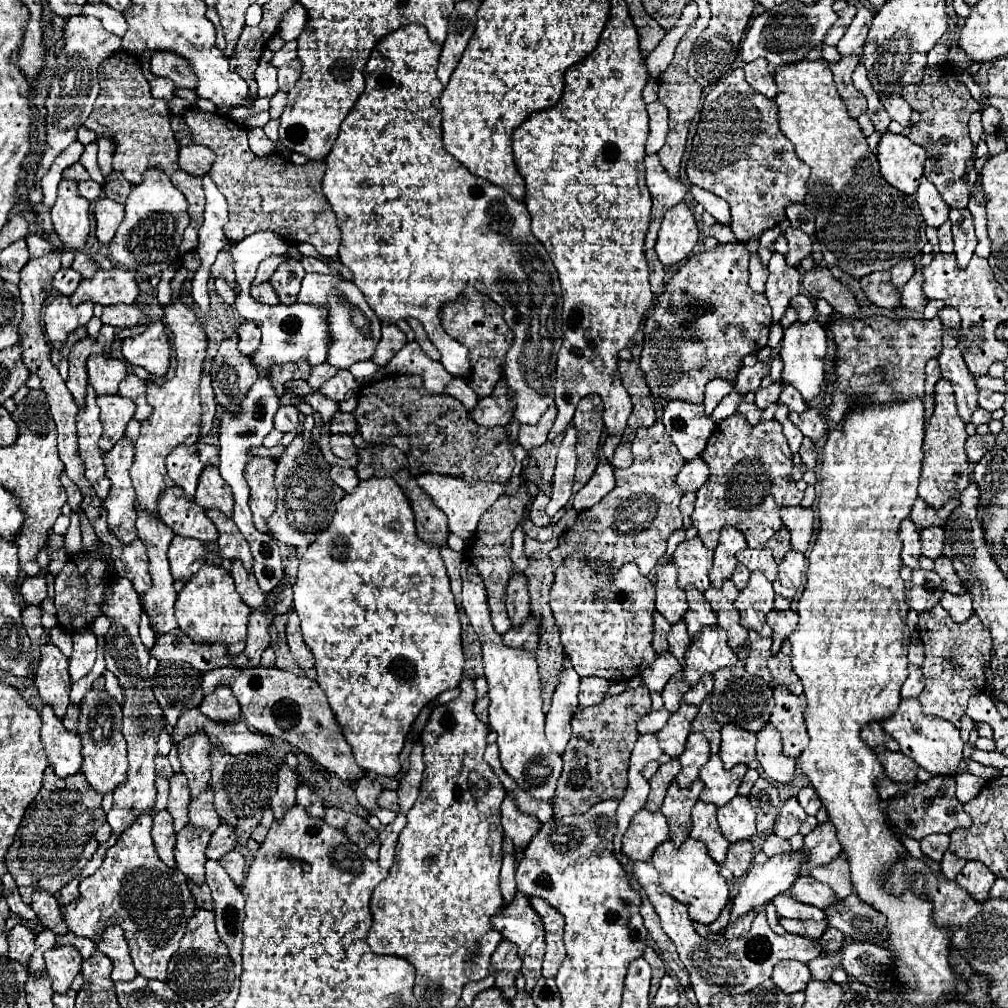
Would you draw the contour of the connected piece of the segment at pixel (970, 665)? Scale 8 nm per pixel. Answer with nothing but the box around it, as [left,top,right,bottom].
[919,603,993,727]

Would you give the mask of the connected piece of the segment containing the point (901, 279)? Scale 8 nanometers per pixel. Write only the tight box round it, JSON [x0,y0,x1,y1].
[891,259,915,289]

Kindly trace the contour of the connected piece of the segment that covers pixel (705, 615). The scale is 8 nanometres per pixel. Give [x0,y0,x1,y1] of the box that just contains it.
[685,587,717,637]

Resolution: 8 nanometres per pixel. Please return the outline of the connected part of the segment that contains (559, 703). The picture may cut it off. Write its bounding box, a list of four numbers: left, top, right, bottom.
[545,667,581,755]

